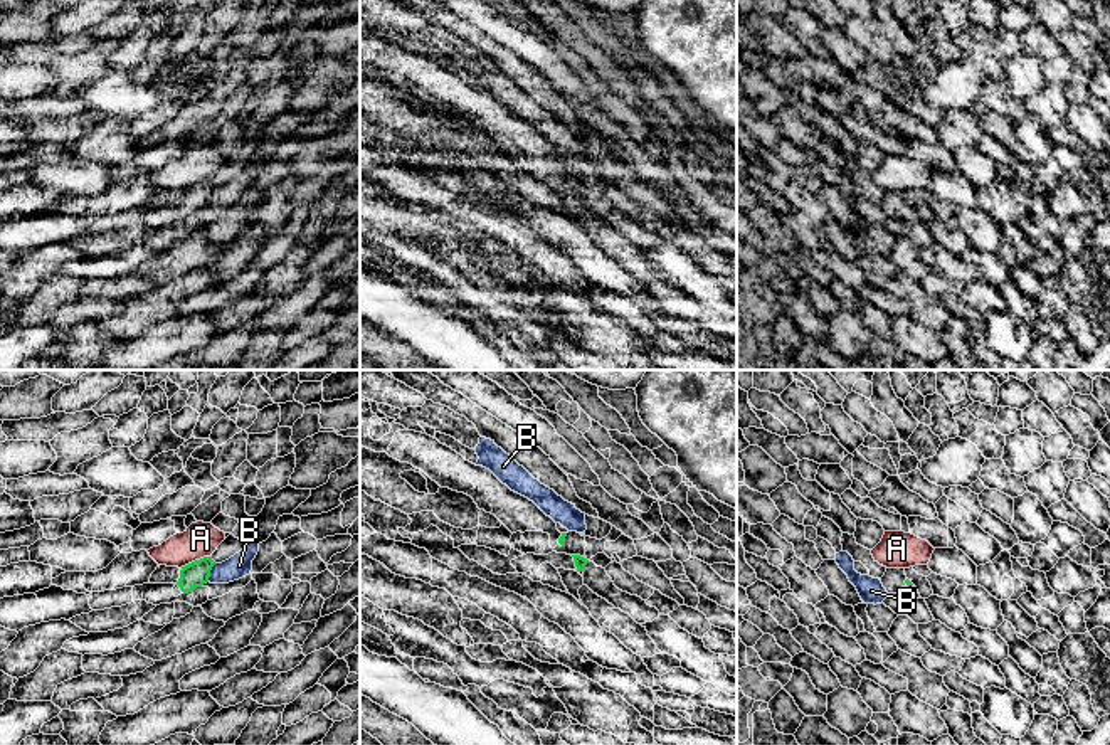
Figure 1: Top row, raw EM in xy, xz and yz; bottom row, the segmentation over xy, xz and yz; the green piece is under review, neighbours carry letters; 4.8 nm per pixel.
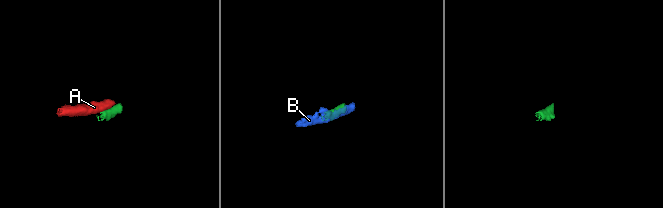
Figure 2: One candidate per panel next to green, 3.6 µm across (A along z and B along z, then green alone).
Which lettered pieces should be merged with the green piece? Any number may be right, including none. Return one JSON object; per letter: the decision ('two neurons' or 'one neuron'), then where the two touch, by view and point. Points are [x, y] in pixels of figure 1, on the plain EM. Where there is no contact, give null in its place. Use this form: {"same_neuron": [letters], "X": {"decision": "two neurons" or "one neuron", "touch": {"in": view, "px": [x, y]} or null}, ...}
{"same_neuron": [], "A": {"decision": "two neurons", "touch": {"in": "xy", "px": [195, 184]}}, "B": {"decision": "two neurons", "touch": {"in": "xy", "px": [209, 195]}}}

